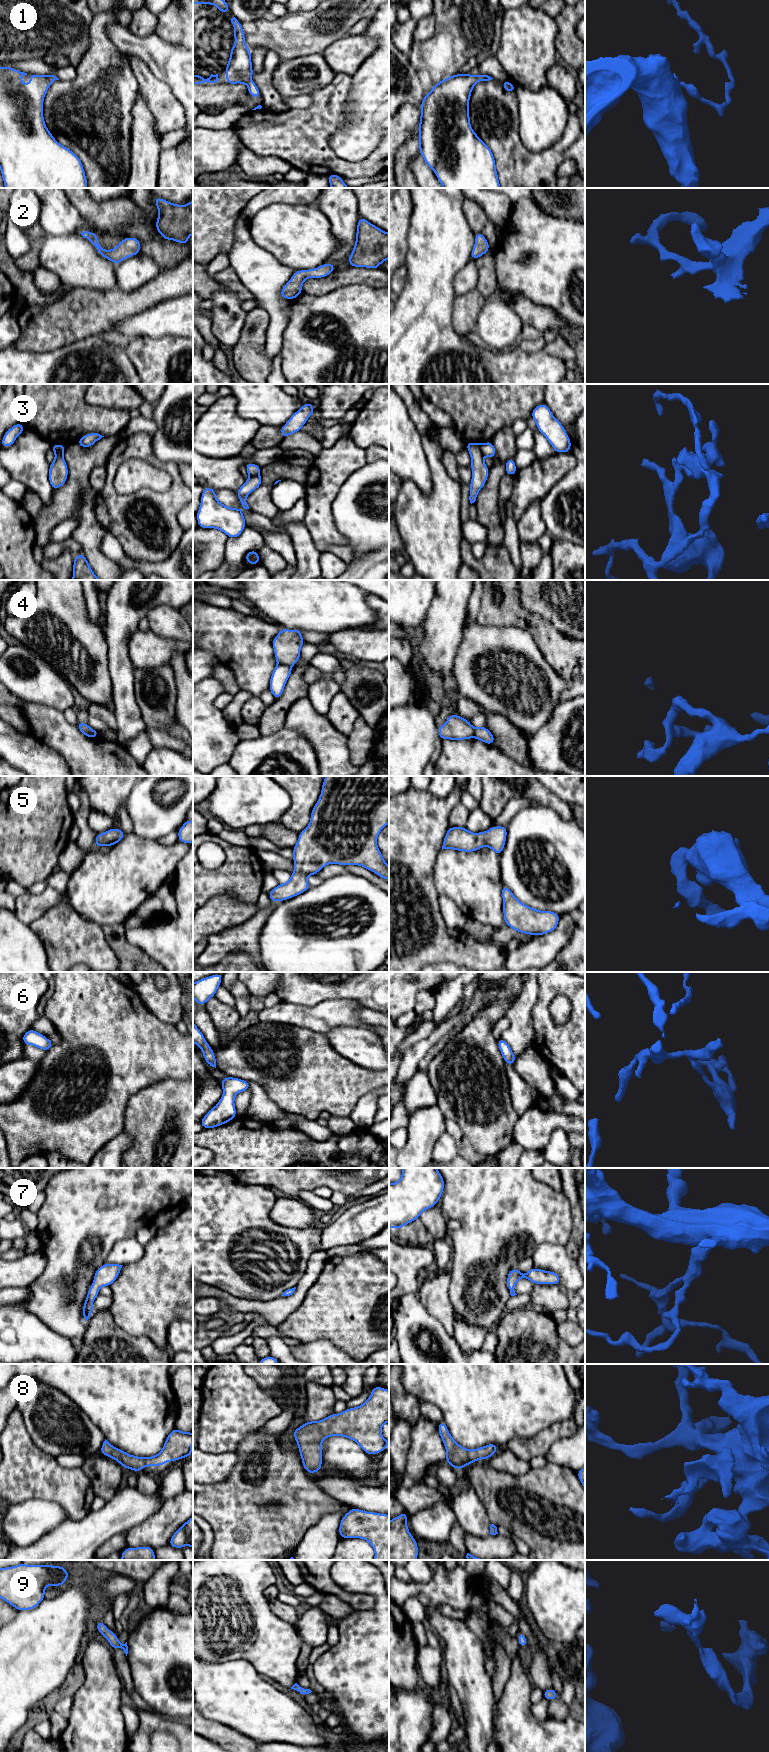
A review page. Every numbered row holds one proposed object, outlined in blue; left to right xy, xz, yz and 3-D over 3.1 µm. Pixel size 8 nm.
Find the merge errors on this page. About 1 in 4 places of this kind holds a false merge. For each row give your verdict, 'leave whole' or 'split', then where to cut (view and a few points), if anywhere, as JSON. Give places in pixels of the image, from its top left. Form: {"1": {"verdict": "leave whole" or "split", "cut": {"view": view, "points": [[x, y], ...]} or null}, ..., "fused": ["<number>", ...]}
{"1": {"verdict": "leave whole", "cut": null}, "2": {"verdict": "leave whole", "cut": null}, "3": {"verdict": "split", "cut": {"view": "yz", "points": [[479, 444], [479, 449], [483, 455]]}}, "4": {"verdict": "split", "cut": {"view": "xz", "points": [[278, 663], [290, 667]]}}, "5": {"verdict": "leave whole", "cut": null}, "6": {"verdict": "leave whole", "cut": null}, "7": {"verdict": "leave whole", "cut": null}, "8": {"verdict": "leave whole", "cut": null}, "9": {"verdict": "leave whole", "cut": null}, "fused": ["3", "4"]}

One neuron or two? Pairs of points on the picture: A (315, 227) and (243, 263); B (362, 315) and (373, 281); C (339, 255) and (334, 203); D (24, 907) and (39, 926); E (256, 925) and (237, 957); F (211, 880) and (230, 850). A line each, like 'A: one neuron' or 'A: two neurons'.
A: two neurons
B: two neurons
C: one neuron
D: two neurons
E: two neurons
F: one neuron

